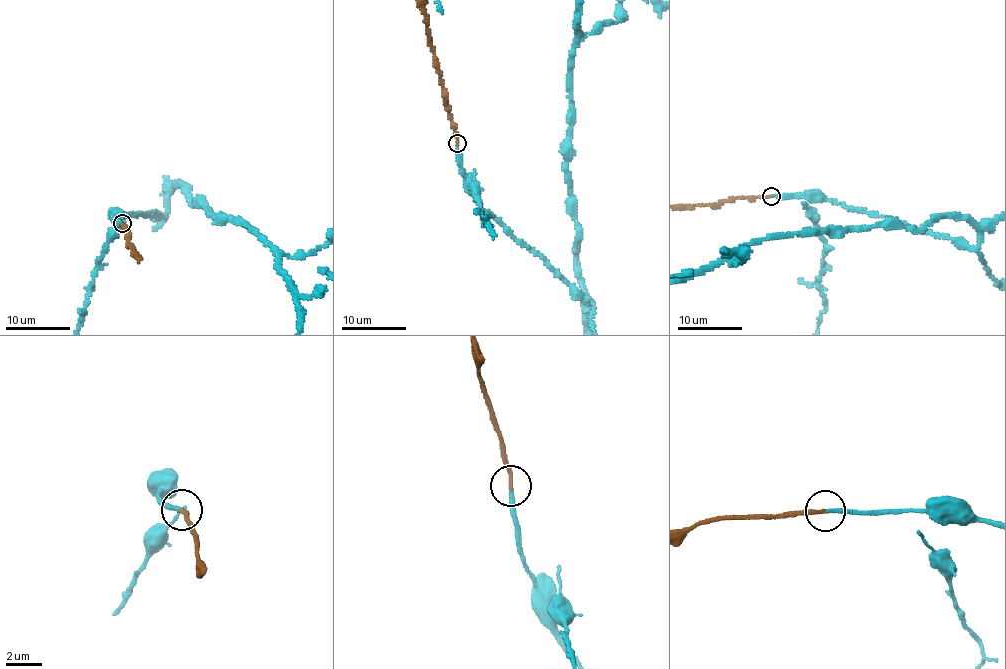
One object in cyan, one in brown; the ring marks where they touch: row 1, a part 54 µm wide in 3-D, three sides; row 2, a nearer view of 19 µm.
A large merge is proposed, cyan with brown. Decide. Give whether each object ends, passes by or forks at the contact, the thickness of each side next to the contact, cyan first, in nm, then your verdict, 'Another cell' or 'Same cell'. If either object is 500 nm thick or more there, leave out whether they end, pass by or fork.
At the ring cyan ends. At the ring brown ends. Thickness 220 nm (cyan) against 240 nm. Same cell

